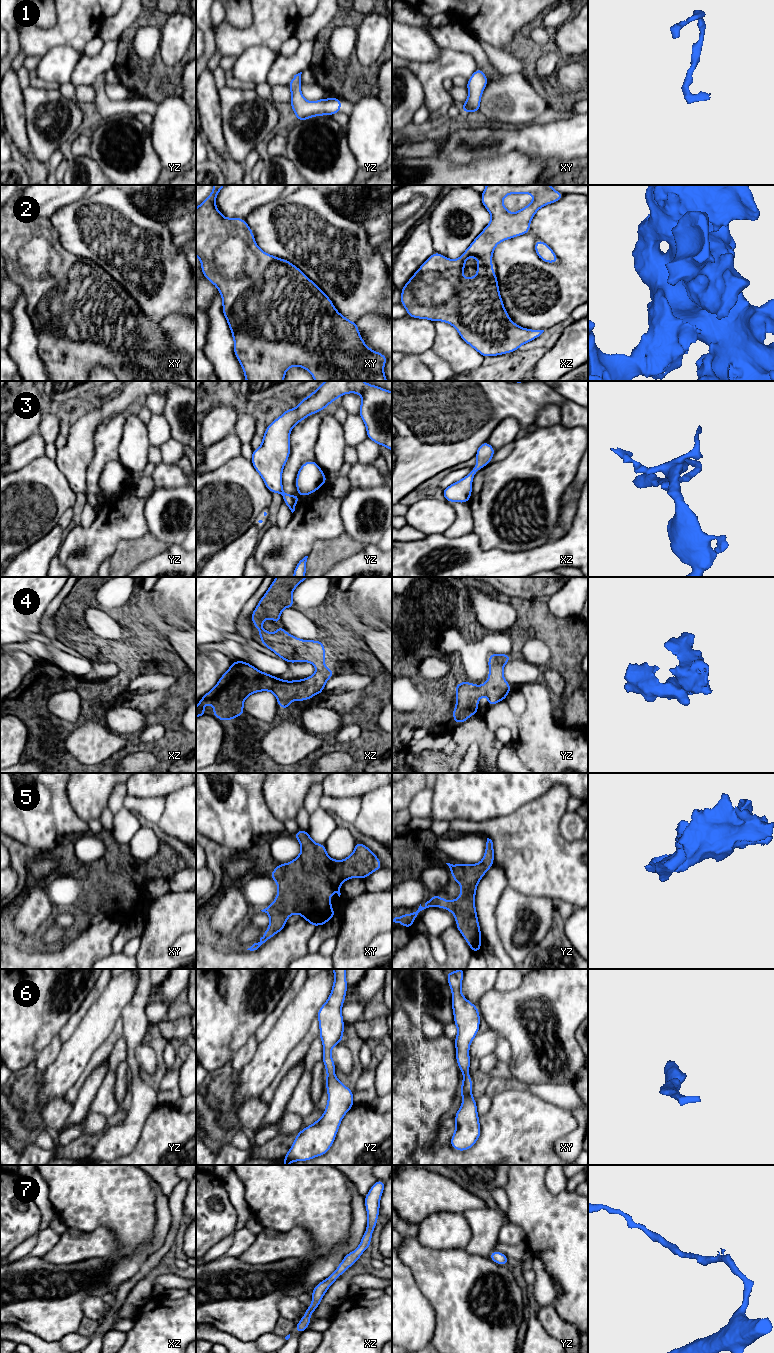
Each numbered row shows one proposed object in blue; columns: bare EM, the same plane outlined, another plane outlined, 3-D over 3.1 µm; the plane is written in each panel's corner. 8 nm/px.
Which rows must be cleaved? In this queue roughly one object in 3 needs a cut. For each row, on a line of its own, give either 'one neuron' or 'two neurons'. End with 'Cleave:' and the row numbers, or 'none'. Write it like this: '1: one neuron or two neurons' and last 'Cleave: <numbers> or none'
1: one neuron
2: one neuron
3: one neuron
4: one neuron
5: one neuron
6: one neuron
7: one neuron
Cleave: none

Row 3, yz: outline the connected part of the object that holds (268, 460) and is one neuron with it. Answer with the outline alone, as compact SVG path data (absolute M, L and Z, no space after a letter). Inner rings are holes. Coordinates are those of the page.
M326 381L322 383L308 397L302 399L295 409L287 408L280 417L267 426L262 437L262 445L253 449L251 457L252 465L262 477L266 488L273 494L280 493L283 496L284 503L292 513L300 499L294 495L286 494L282 486L282 471L290 455L290 432L296 424L306 417L319 413L331 402L336 401L339 396L348 393L357 393L362 396L359 416L366 426L367 438L392 451L392 392L363 381Z

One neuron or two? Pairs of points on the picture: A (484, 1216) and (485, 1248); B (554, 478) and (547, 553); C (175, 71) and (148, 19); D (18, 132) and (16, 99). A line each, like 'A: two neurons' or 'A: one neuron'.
A: one neuron
B: two neurons
C: one neuron
D: one neuron

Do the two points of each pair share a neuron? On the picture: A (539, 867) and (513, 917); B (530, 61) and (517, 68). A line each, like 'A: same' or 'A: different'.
A: different
B: different

